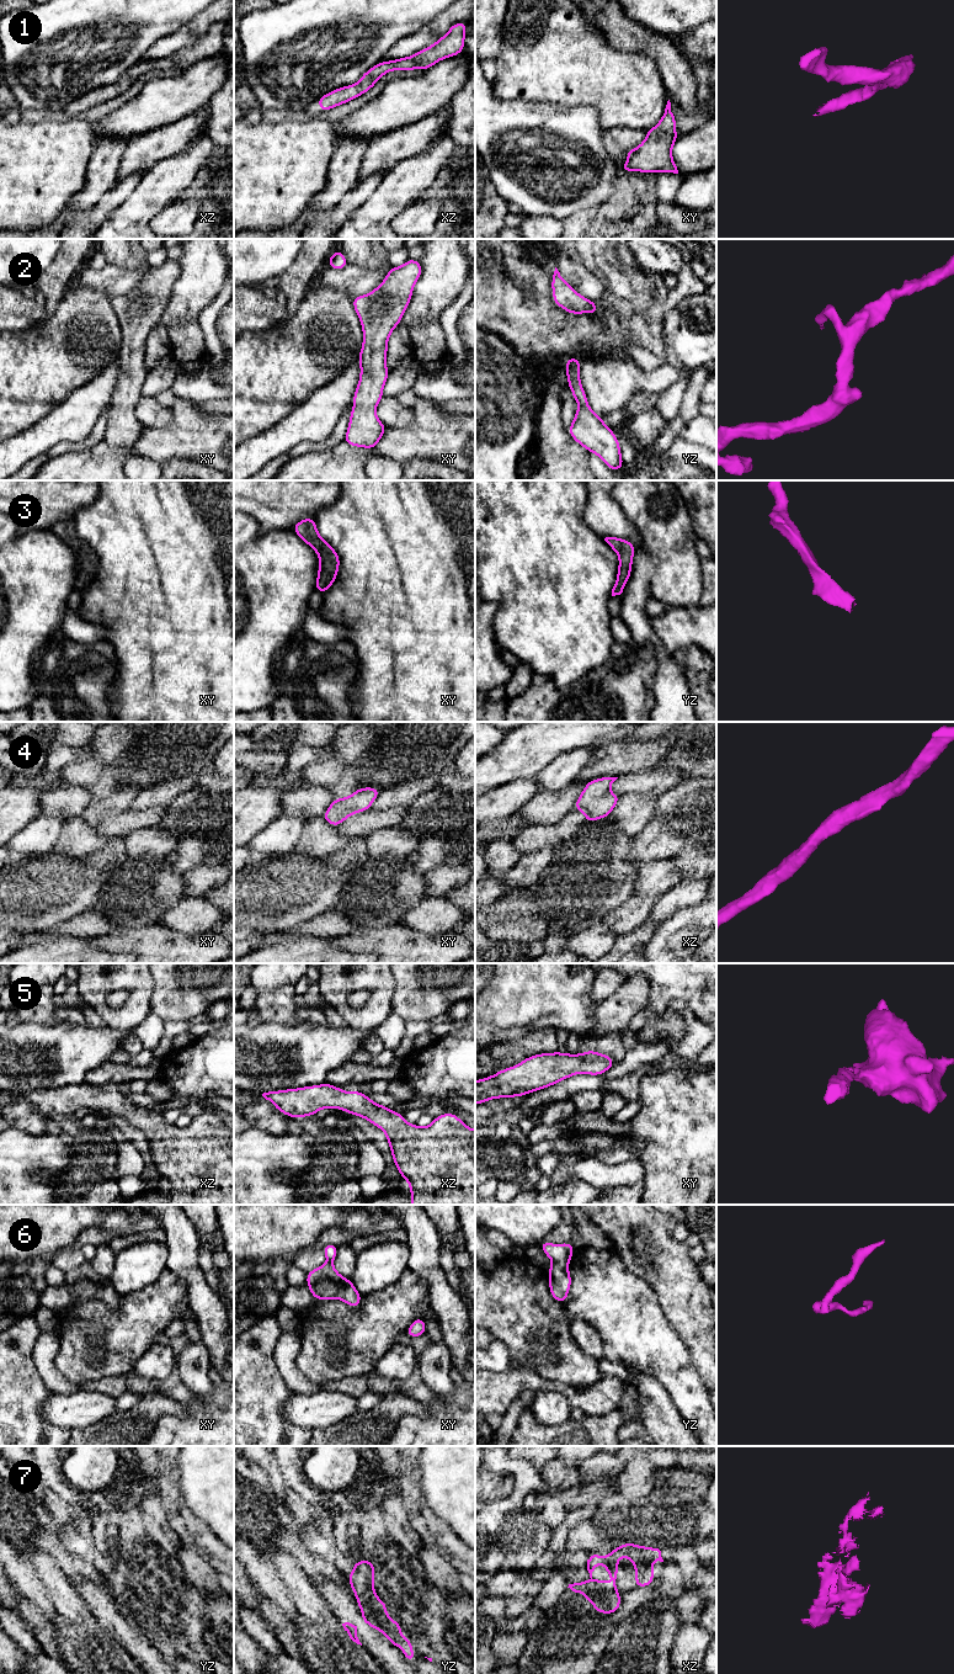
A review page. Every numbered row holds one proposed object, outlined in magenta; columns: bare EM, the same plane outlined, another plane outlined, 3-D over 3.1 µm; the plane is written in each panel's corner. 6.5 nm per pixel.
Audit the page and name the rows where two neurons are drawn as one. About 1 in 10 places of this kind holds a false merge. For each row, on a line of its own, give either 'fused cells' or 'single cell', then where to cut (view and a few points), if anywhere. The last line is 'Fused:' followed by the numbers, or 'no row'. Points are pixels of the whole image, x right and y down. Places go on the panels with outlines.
1: single cell; cut none
2: single cell; cut none
3: single cell; cut none
4: single cell; cut none
5: single cell; cut none
6: single cell; cut none
7: single cell; cut none
Fused: no row

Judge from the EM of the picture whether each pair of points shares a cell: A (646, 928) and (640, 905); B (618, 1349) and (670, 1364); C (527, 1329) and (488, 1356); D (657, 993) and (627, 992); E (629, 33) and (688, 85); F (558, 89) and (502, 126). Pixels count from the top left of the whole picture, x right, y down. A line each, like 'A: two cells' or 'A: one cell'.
A: two cells
B: one cell
C: two cells
D: two cells
E: one cell
F: two cells

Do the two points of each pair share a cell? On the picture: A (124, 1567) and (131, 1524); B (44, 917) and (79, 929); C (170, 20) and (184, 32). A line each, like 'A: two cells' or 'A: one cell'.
A: two cells
B: two cells
C: two cells

